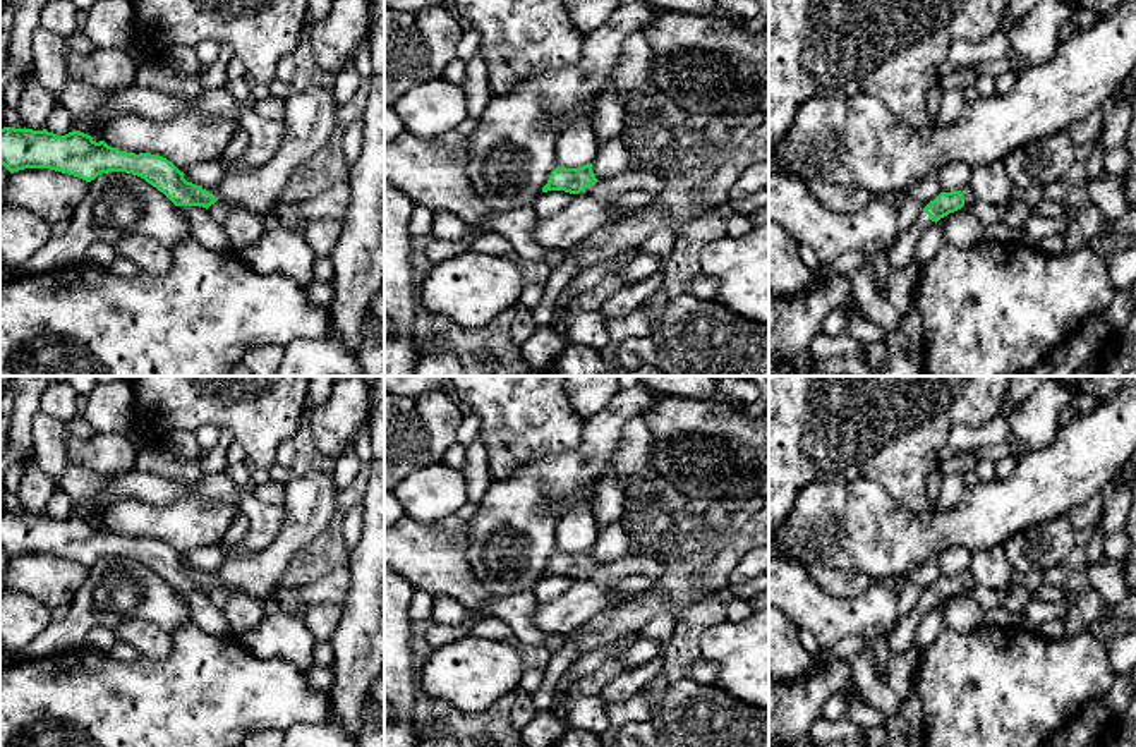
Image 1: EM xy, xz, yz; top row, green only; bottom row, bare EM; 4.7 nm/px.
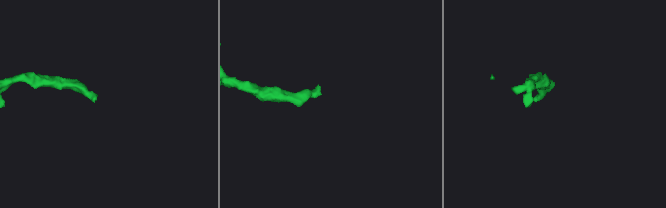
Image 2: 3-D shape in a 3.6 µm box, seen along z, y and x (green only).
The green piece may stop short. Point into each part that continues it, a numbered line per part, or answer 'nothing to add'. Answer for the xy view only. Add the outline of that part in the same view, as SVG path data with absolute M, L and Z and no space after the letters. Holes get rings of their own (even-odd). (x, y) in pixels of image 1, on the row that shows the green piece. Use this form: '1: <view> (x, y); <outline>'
1: xy (309, 115); M311 86L285 100L285 141L263 167L225 179L209 192L227 208L240 206L273 223L275 204L290 173L309 163L328 143L336 124L338 103L333 89Z

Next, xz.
1: xz (634, 193); M628 170L614 179L597 180L583 192L599 197L614 208L609 223L652 211L656 197L666 187L666 179L650 172Z

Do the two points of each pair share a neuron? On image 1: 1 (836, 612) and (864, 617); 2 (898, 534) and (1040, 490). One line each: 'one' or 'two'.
1: one
2: one

